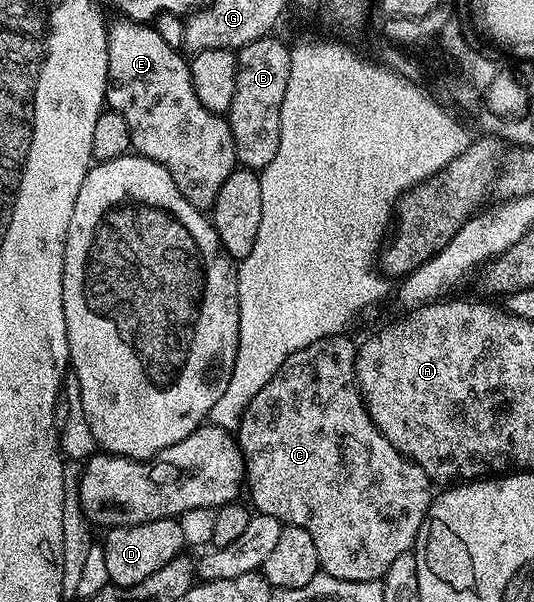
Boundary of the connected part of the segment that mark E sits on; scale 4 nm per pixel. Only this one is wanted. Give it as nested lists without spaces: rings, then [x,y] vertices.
[[[120,20],[108,32],[106,102],[126,120],[132,137],[132,150],[143,158],[162,164],[162,168],[170,172],[174,184],[178,184],[178,192],[182,192],[182,196],[186,196],[194,208],[208,212],[218,196],[218,188],[226,184],[226,176],[237,169],[236,145],[227,117],[210,112],[210,108],[206,108],[206,104],[202,104],[198,98],[198,92],[194,90],[192,67],[189,59],[184,56],[181,51],[170,48],[162,36],[158,36],[155,25]]]

